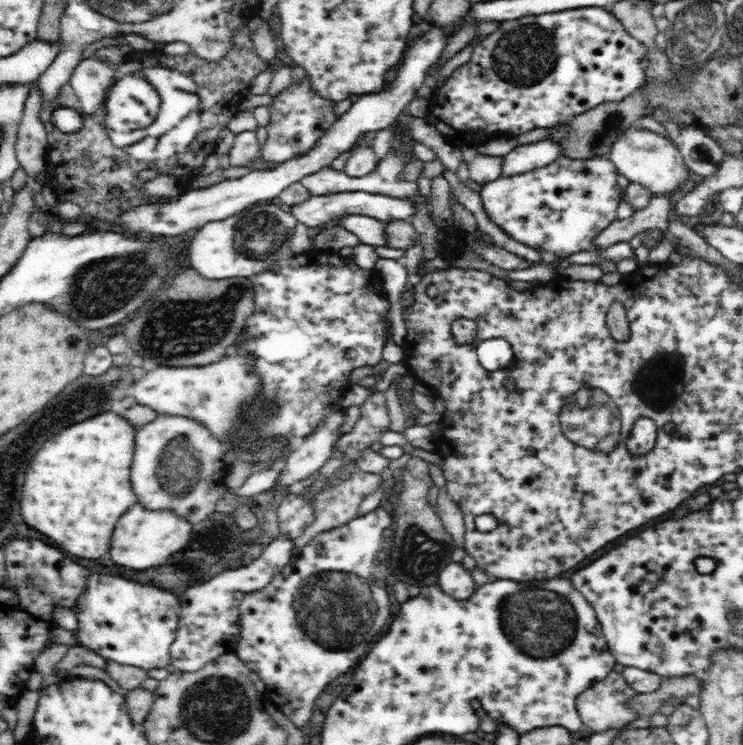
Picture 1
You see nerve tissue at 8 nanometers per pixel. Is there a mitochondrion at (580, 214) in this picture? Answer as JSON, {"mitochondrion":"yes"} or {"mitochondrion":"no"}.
{"mitochondrion":"no"}

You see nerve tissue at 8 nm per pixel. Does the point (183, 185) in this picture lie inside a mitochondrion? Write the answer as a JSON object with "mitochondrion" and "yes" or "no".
{"mitochondrion":"no"}

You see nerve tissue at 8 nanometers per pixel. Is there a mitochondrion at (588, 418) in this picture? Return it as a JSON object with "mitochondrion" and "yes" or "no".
{"mitochondrion":"yes"}

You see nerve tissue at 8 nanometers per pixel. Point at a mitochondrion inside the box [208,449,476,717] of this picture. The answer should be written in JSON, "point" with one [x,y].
{"point":[336,608]}

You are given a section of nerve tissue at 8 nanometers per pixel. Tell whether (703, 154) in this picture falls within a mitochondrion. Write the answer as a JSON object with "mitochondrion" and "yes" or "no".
{"mitochondrion":"no"}

